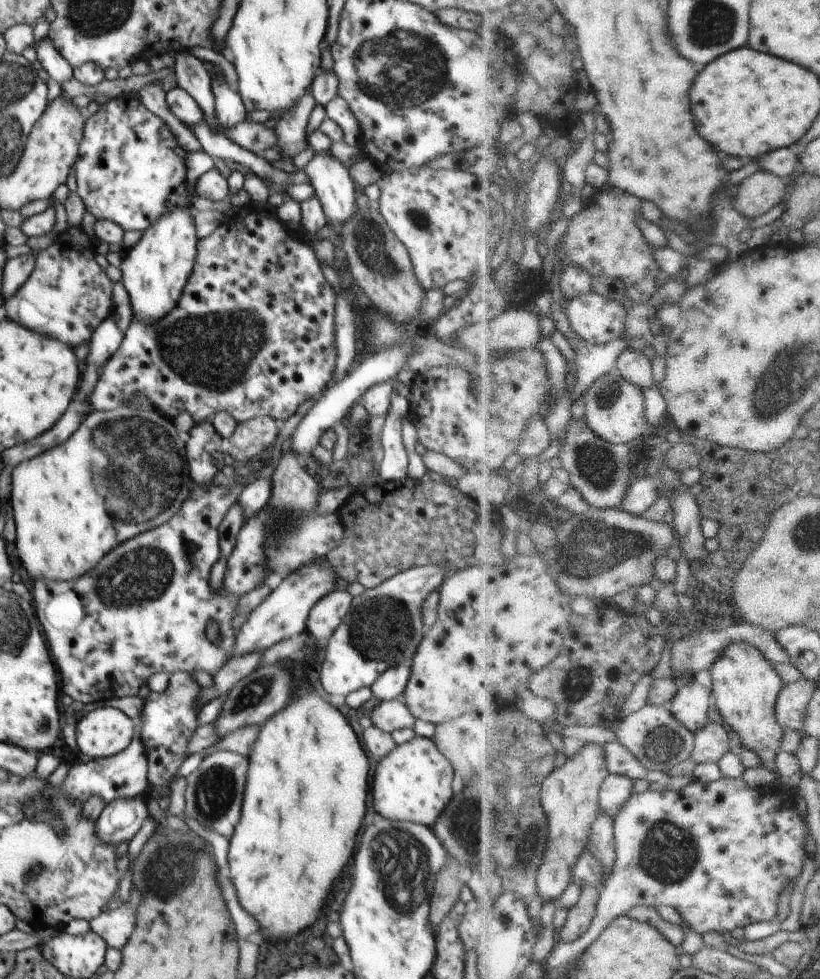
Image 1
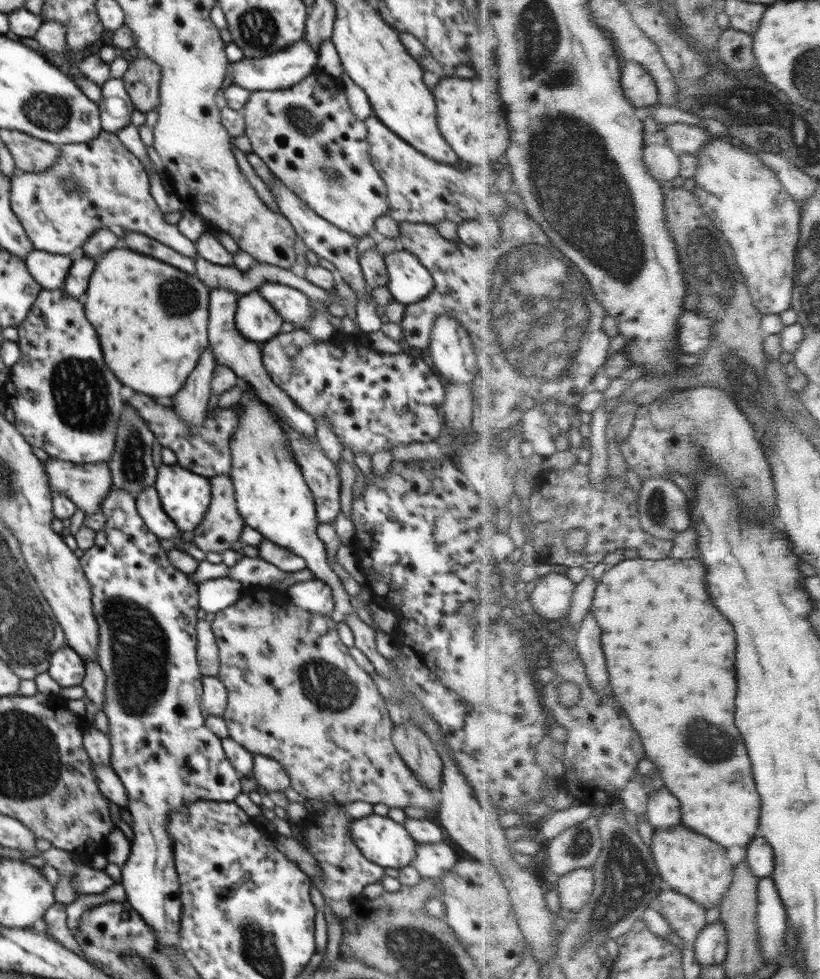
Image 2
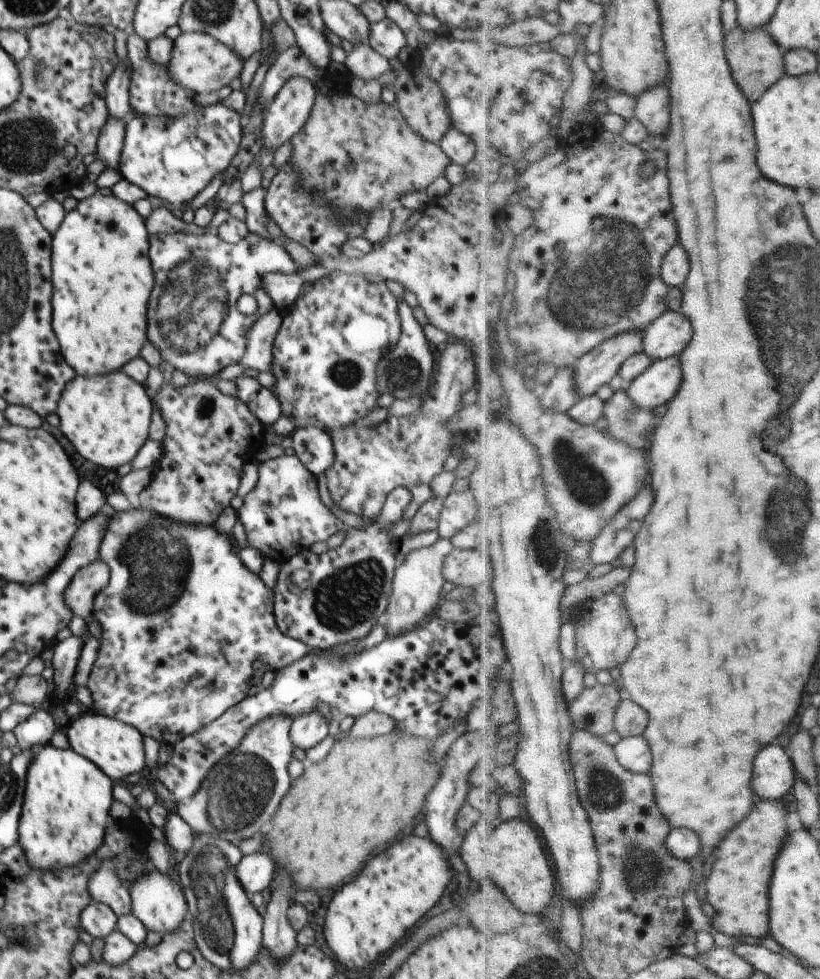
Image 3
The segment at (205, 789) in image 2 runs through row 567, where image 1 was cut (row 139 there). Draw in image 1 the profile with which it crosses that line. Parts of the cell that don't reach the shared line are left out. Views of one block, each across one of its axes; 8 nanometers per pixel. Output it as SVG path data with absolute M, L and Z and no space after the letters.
M138 94L111 98L100 104L99 110L87 119L80 142L79 158L74 163L77 193L86 210L97 220L116 222L125 231L144 232L158 218L175 207L184 205L187 194L186 150L176 141L170 128L160 117L144 107Z

